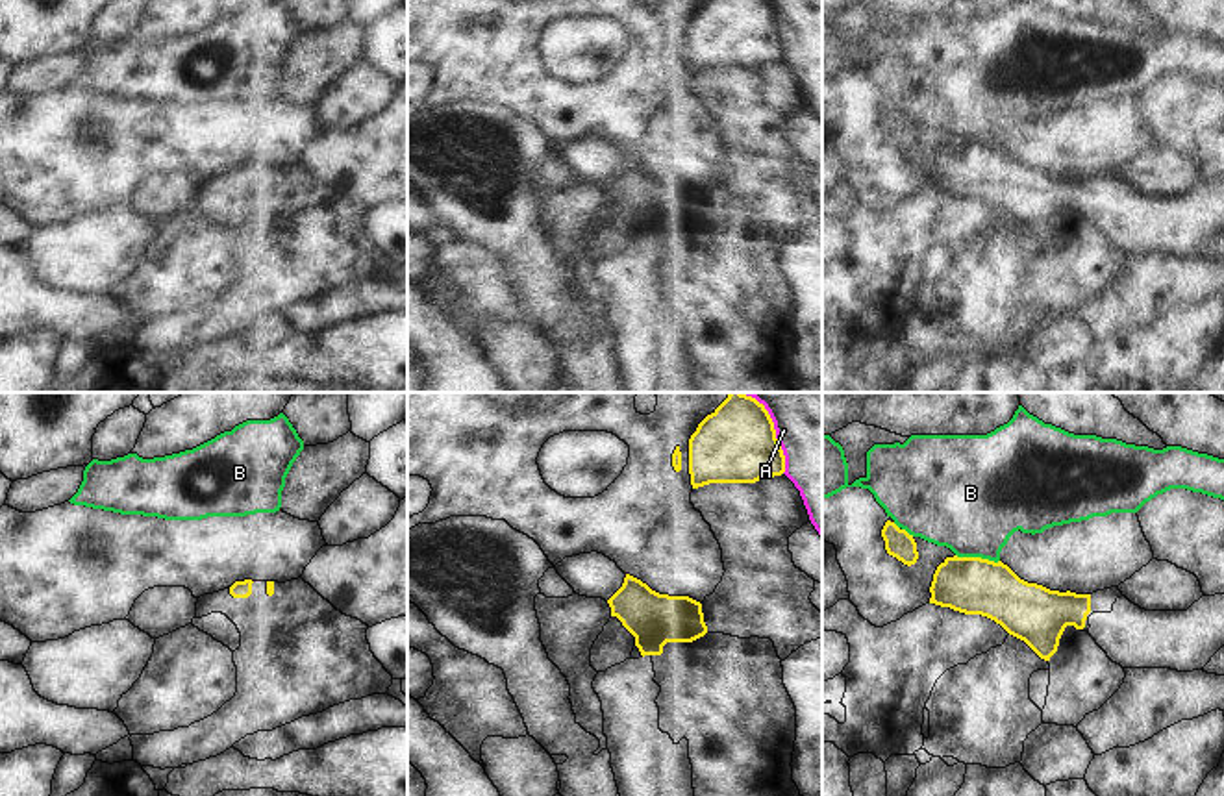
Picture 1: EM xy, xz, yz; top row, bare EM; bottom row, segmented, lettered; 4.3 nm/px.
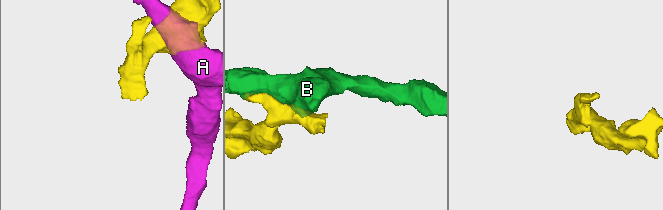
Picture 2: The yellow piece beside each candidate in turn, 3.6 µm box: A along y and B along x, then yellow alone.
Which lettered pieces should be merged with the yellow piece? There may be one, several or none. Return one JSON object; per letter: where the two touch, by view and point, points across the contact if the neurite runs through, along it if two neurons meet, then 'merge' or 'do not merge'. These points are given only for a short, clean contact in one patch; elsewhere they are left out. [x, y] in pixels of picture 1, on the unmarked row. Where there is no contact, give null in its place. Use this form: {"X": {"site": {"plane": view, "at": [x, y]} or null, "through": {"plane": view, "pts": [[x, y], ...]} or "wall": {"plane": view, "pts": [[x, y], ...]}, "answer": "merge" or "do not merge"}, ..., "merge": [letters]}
{"A": {"site": {"plane": "xz", "at": [778, 30]}, "answer": "do not merge"}, "B": {"site": {"plane": "yz", "at": [978, 143]}, "answer": "do not merge"}, "merge": []}

